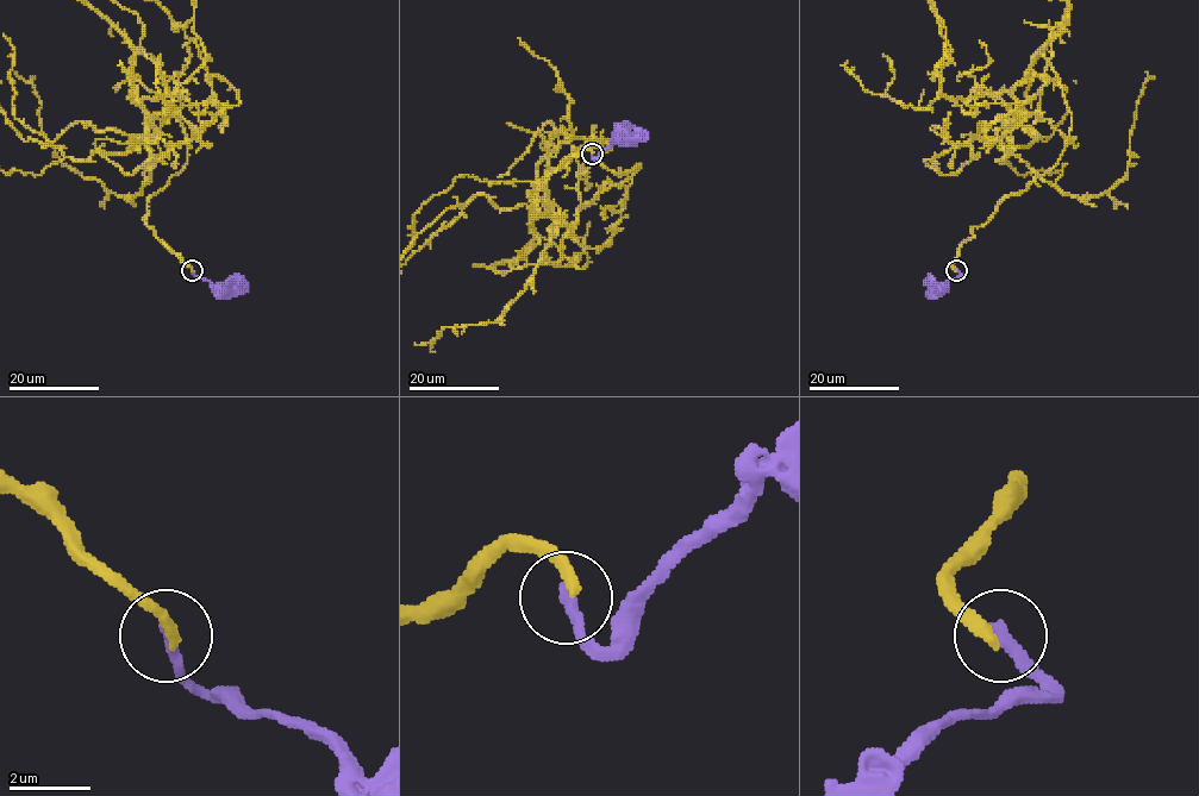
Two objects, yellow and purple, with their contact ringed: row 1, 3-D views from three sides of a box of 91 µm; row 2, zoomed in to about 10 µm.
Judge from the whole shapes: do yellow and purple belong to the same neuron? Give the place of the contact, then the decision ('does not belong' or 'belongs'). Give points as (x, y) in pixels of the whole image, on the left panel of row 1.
place (192, 270); does not belong

